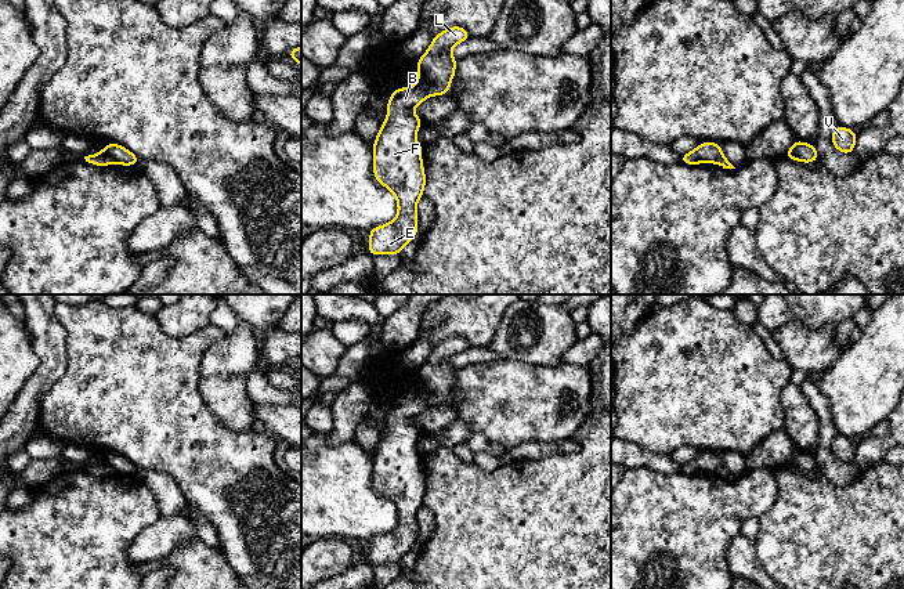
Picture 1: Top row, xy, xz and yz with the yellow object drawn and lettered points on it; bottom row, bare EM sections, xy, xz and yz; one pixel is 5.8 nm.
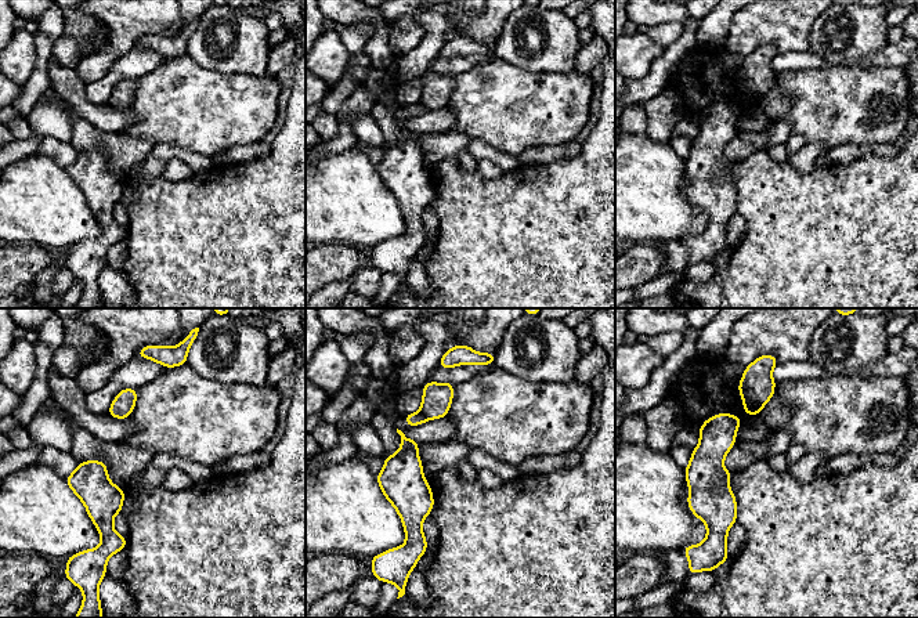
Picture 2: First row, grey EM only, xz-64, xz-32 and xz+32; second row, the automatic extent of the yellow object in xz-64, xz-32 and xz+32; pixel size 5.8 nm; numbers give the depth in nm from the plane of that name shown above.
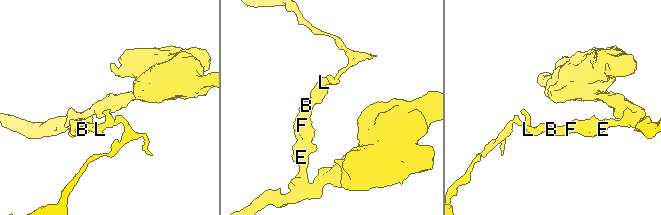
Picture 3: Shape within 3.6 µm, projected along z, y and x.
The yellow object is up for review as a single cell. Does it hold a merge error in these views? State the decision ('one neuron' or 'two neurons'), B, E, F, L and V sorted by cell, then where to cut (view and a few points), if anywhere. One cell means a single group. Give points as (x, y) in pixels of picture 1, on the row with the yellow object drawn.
two neurons | B E F V / L | xz (415, 85), (429, 96)

